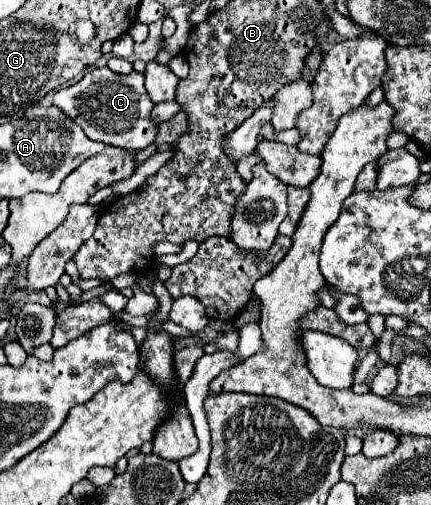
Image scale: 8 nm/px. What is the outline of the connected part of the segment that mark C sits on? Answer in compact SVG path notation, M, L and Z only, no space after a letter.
M108 67L92 69L76 85L58 89L54 95L54 105L76 125L80 125L92 141L142 151L154 141L158 133L158 127L150 121L150 109L154 103L144 89L144 75L136 71L118 75Z

